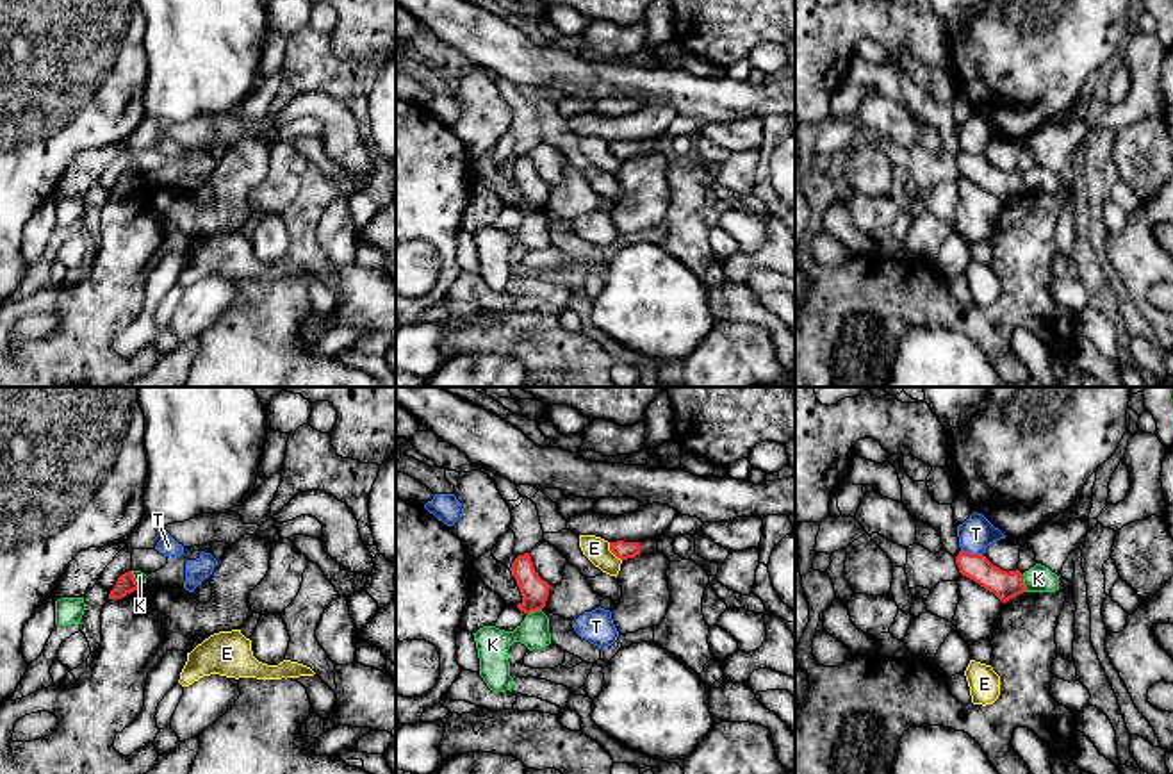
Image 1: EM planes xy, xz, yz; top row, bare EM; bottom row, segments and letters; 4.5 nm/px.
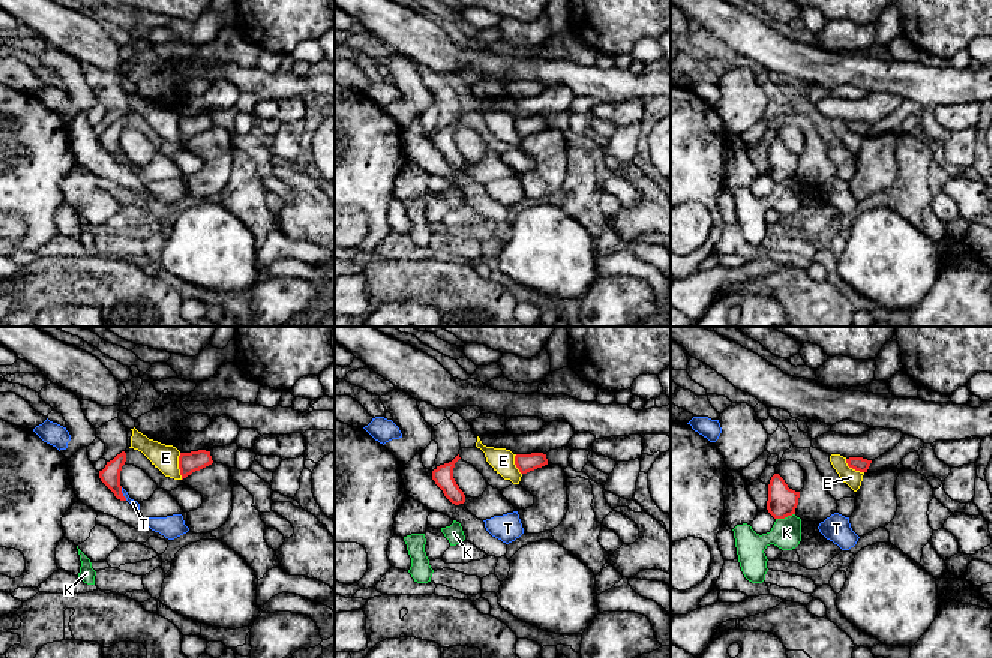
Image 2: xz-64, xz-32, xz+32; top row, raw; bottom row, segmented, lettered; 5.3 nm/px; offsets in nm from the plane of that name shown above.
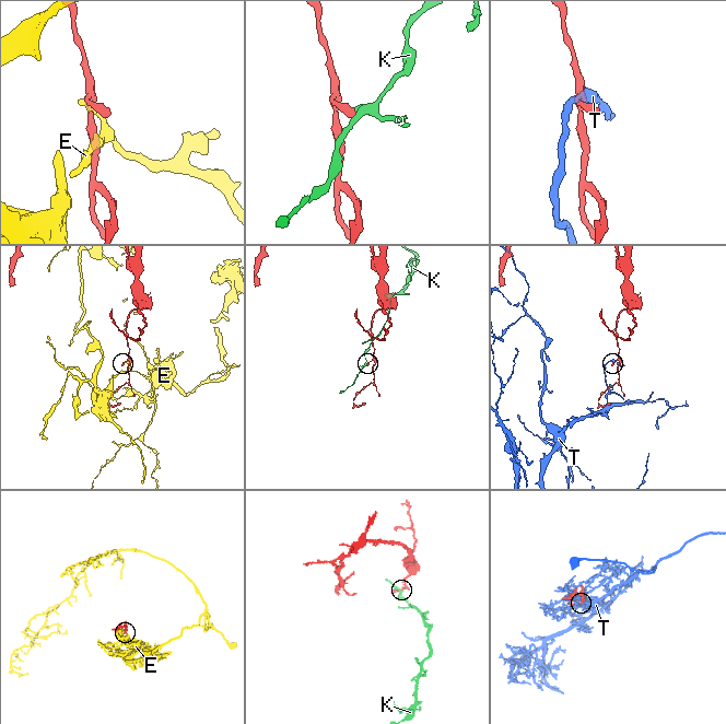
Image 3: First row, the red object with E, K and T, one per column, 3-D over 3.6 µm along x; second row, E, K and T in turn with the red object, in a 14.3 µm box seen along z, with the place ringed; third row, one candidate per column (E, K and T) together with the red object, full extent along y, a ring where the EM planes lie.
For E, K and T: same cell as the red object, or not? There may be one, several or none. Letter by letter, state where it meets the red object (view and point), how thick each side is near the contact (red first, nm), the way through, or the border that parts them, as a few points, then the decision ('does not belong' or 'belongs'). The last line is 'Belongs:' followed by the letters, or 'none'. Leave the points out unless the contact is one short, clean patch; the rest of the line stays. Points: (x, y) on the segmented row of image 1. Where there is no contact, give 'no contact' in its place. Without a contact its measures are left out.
E: xz (612, 551) | 80/110 nm | does not belong
K: yz (1022, 584) | 130/120 nm | along yz (1022, 575), (1022, 584), (1027, 591) | does not belong
T: yz (972, 555) | 130/160 nm | along yz (961, 550), (981, 555) | does not belong
Belongs: none

